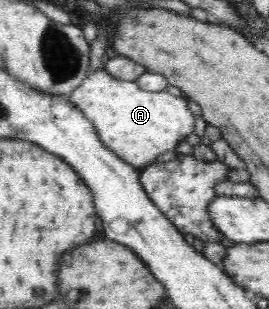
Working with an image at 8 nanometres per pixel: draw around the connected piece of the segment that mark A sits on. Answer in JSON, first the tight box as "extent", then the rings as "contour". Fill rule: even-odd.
{"extent":[68,65,196,170],"contour":[[[104,65],[94,72],[90,71],[82,84],[72,90],[68,97],[69,101],[92,122],[100,141],[121,160],[139,170],[155,163],[158,156],[163,153],[175,152],[176,146],[180,144],[181,140],[184,141],[186,136],[194,132],[194,124],[196,124],[195,114],[188,110],[186,100],[174,98],[168,92],[144,90],[135,81],[118,79],[108,73]]]}

